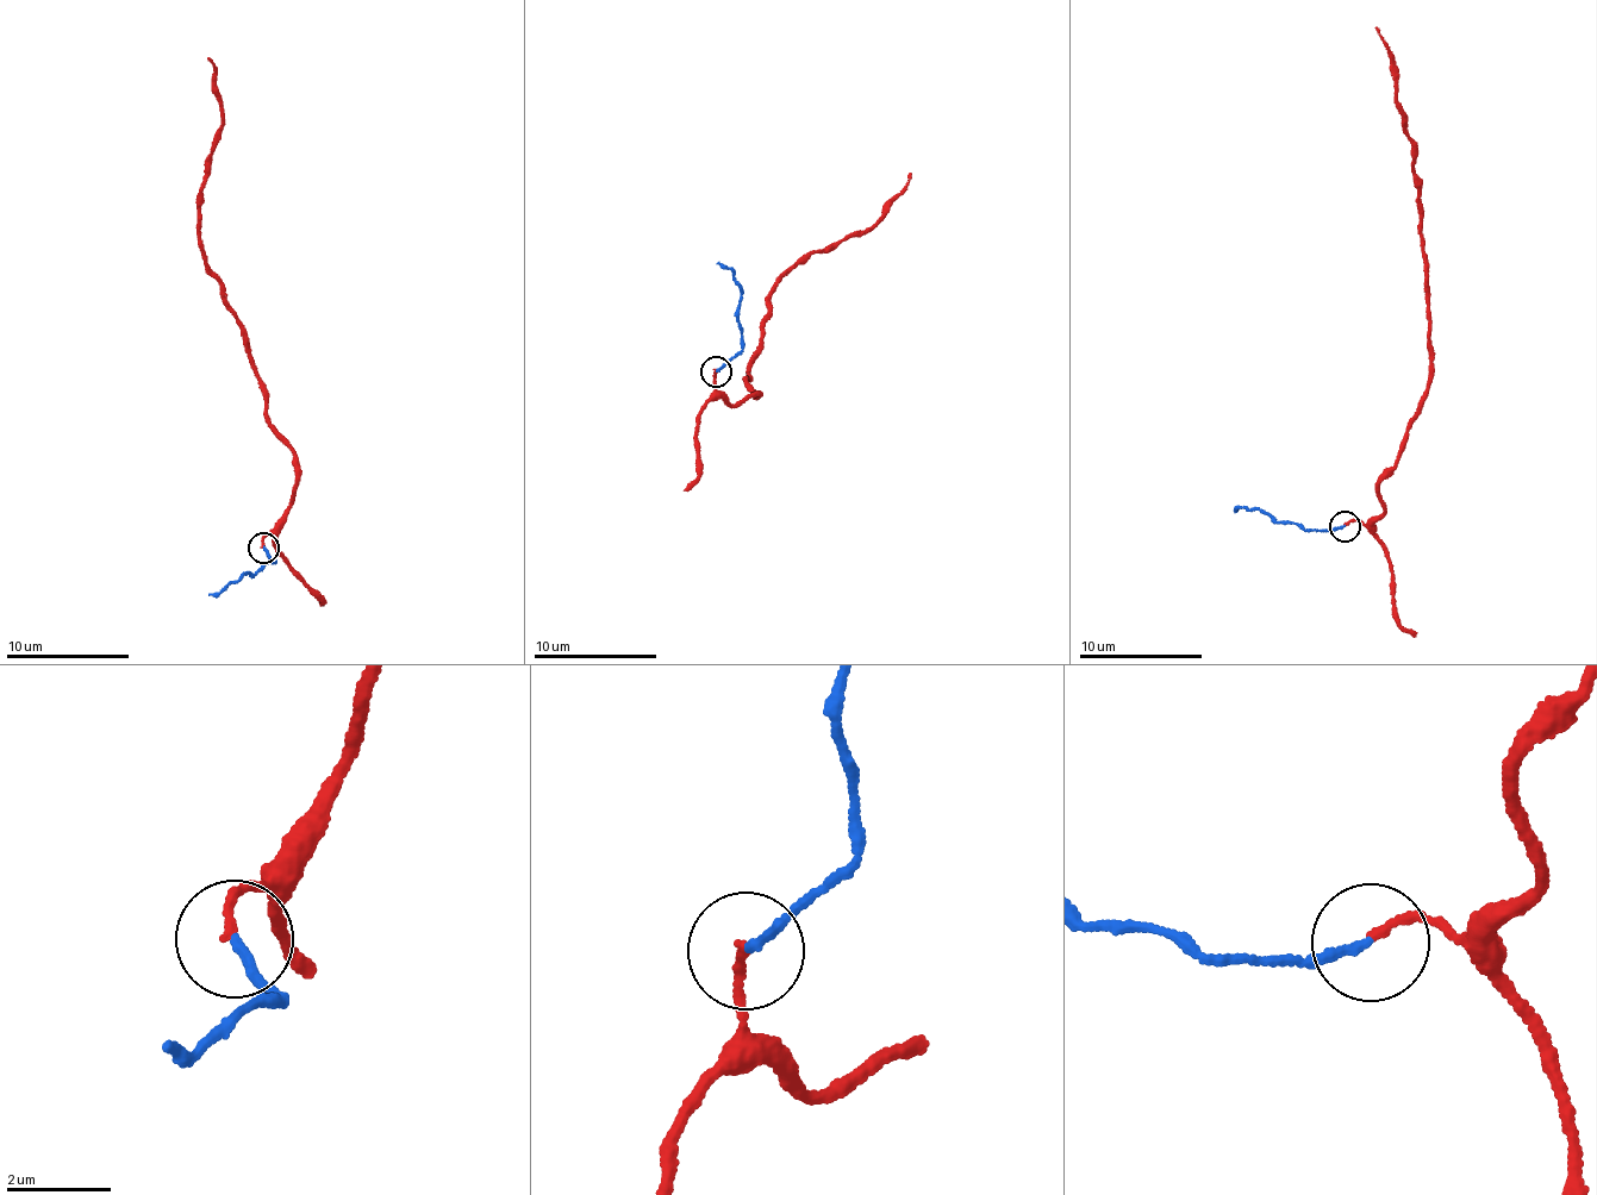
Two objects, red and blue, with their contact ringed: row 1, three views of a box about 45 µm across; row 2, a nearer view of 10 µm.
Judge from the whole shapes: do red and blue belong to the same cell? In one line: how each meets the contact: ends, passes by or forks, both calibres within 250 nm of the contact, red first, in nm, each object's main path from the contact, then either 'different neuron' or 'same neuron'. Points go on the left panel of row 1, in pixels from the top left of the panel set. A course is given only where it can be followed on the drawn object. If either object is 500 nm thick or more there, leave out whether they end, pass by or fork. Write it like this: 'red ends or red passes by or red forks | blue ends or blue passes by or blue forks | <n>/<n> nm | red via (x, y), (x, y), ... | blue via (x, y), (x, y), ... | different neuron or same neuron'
red ends | blue ends | 160/160 nm | red via (263, 548), (291, 507), (298, 464), (198, 238), (198, 193), (220, 124), (206, 58) | blue via (263, 548), (272, 562), (253, 576), (239, 579), (209, 594) | same neuron

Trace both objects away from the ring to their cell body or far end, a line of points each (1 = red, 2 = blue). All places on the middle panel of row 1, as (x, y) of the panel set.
1: (715, 371), (715, 392), (734, 405), (761, 393), (746, 379), (763, 348), (780, 275), (886, 214), (909, 173)
2: (715, 371), (736, 351), (742, 336), (736, 314), (741, 286), (734, 271), (716, 263)

